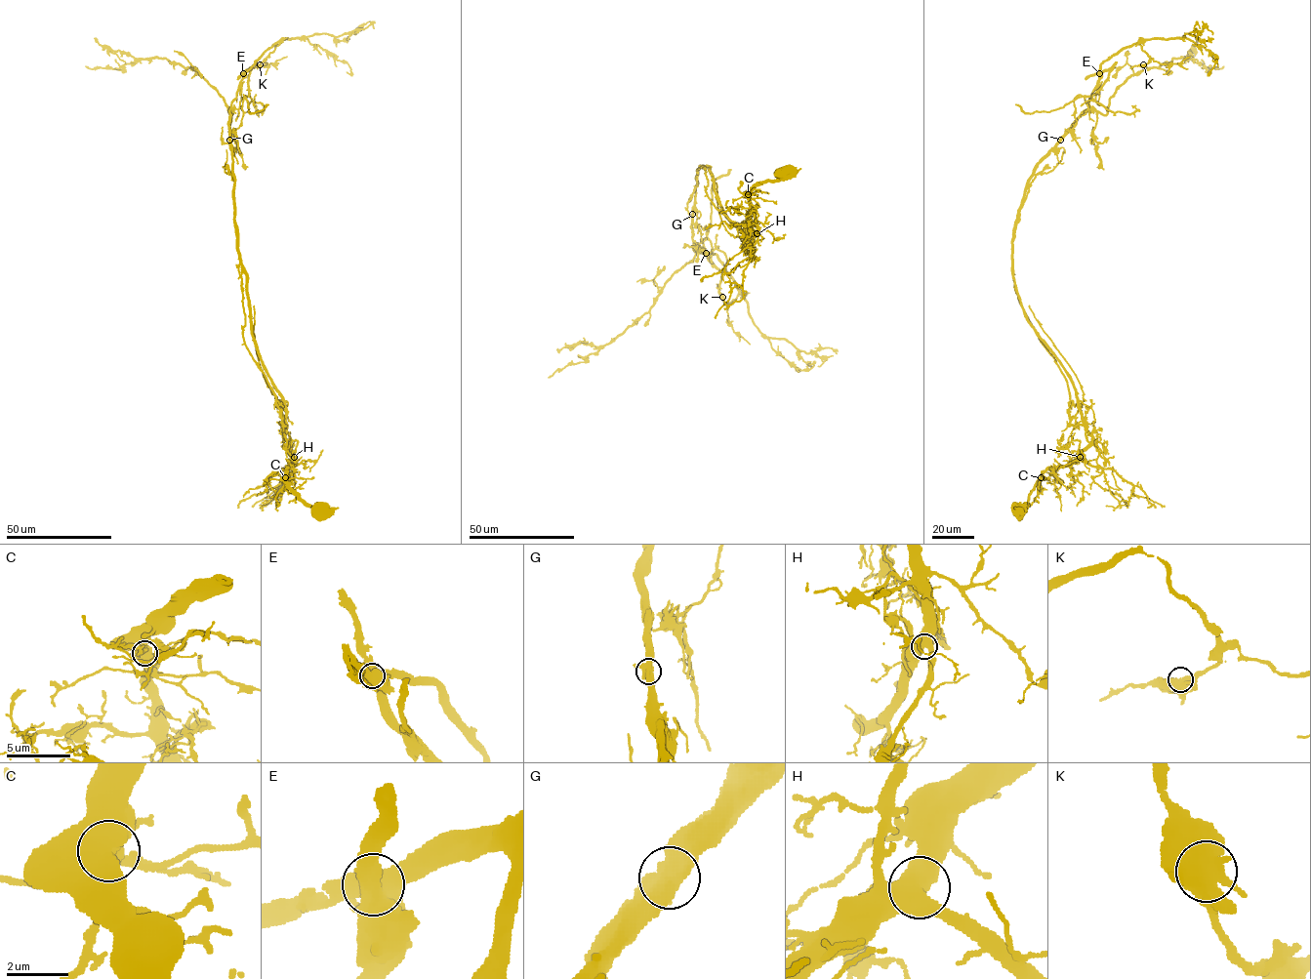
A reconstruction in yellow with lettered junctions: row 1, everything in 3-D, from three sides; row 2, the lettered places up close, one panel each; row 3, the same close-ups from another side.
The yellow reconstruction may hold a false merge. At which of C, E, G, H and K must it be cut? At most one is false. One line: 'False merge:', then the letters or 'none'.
False merge: E

